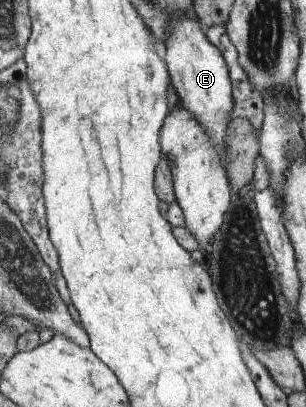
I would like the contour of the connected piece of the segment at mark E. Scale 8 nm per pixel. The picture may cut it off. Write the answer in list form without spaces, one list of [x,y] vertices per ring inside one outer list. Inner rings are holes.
[[[178,18],[175,21],[171,19],[170,37],[163,45],[173,88],[177,90],[182,106],[203,124],[207,134],[218,146],[223,166],[227,166],[227,130],[232,121],[235,98],[234,83],[226,59],[219,48],[207,38],[203,25],[193,18]]]

